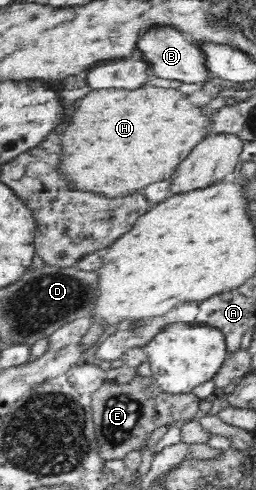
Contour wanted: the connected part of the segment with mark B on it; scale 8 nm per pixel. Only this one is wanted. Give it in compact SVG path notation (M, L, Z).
M171 26L146 30L138 42L140 58L150 63L150 72L156 77L179 80L184 83L201 84L213 77L209 56L198 43L188 42L186 36Z

